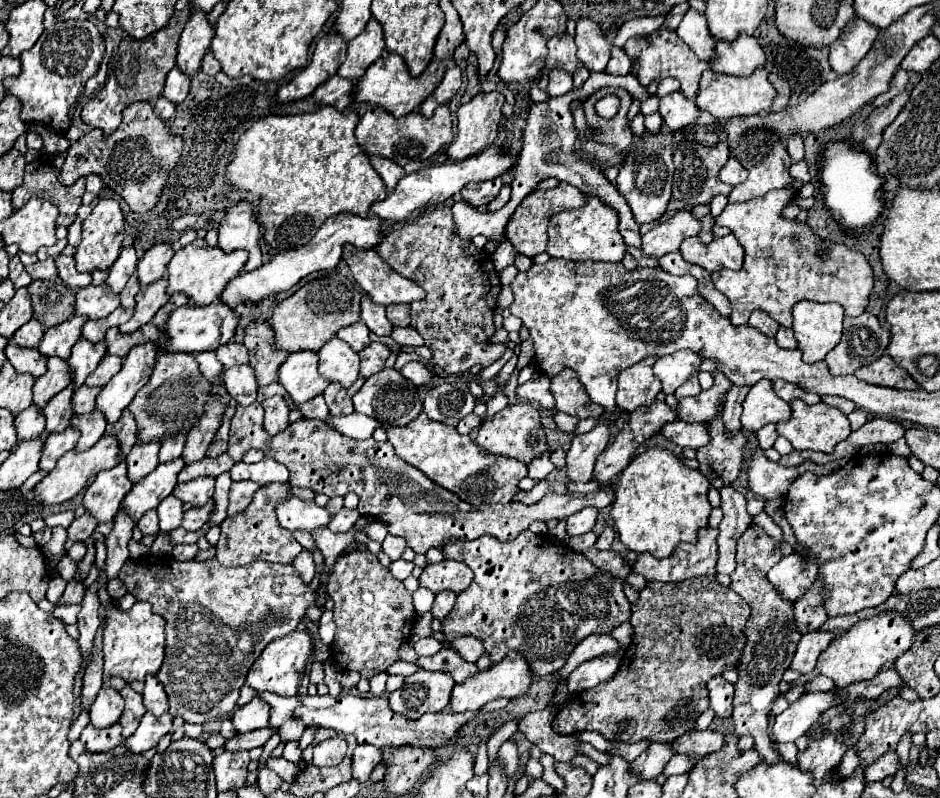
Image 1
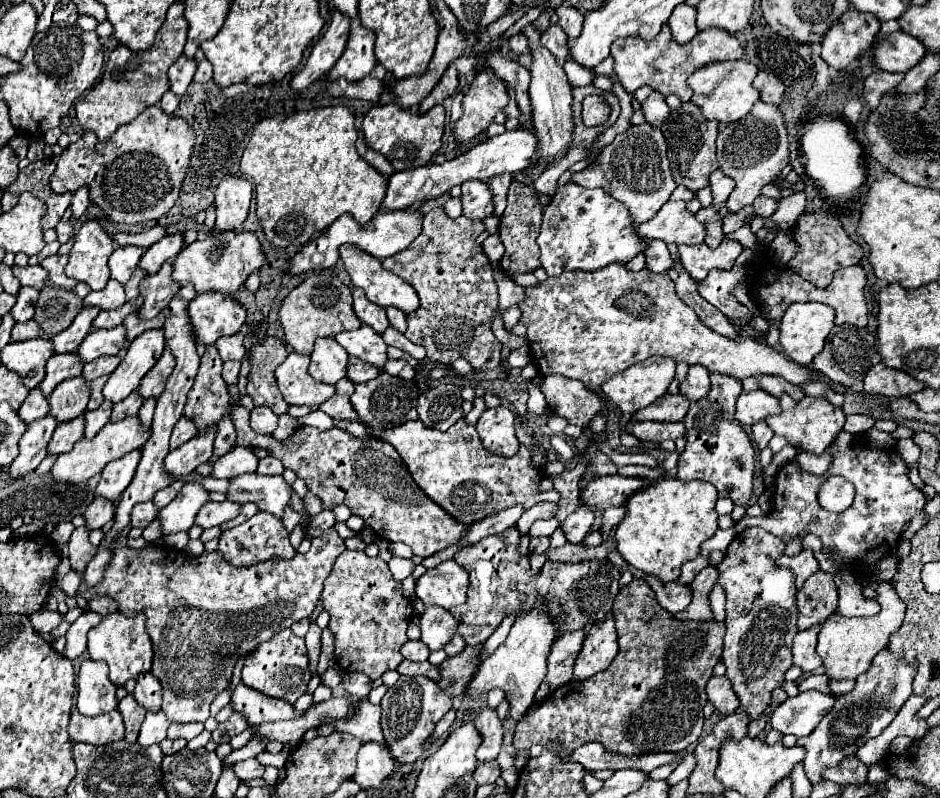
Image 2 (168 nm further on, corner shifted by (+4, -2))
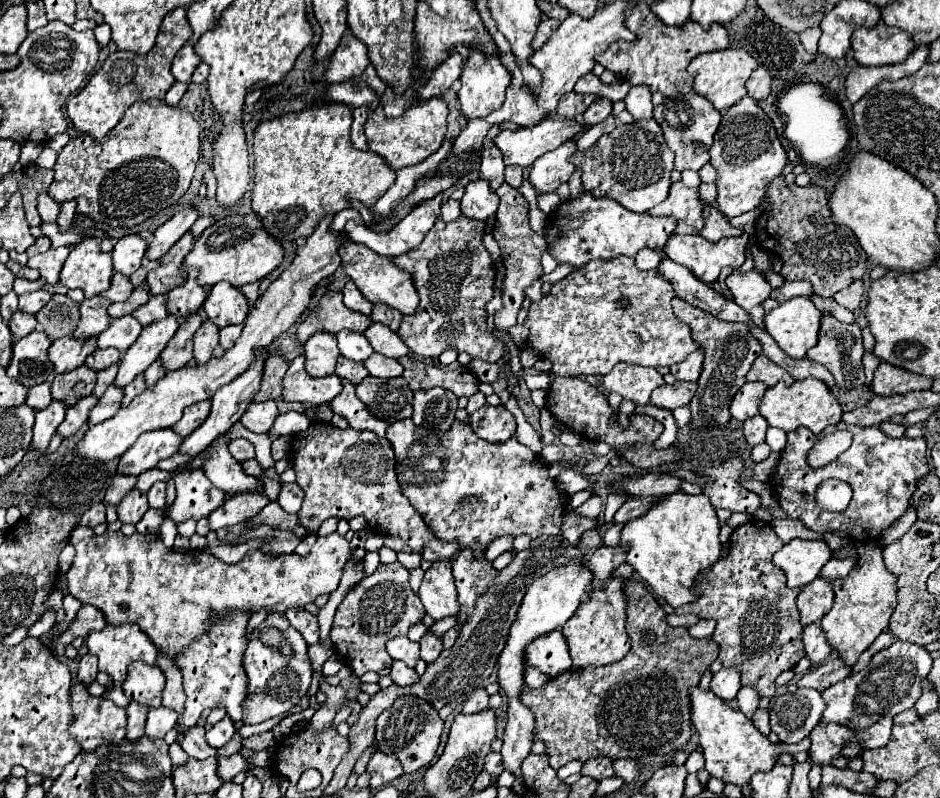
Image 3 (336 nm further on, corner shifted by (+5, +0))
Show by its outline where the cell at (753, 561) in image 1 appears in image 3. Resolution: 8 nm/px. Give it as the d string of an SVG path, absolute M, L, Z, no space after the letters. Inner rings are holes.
M751 518L737 530L733 530L729 540L729 554L721 558L713 568L711 574L705 576L703 582L703 596L693 604L685 604L677 608L677 614L697 614L699 618L713 618L717 622L713 632L713 642L719 646L719 658L723 666L737 666L741 670L741 684L743 686L755 686L761 696L773 696L775 694L775 678L783 672L793 668L803 656L803 642L801 632L803 626L799 622L799 610L795 604L799 588L787 588L783 572L773 566L771 556L783 546L779 536L773 532L771 524Z

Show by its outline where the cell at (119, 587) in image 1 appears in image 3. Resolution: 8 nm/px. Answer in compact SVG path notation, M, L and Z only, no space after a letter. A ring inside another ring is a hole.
M81 606L81 610L77 612L77 618L73 620L73 624L59 636L59 642L55 644L53 652L57 656L65 656L65 648L77 638L87 638L87 634L91 630L103 630L105 622L103 622L103 614L99 614L99 610L95 610L95 606Z

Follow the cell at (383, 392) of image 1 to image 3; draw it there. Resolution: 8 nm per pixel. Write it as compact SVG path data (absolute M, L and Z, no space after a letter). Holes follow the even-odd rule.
M367 376L357 386L357 396L369 408L369 412L381 420L395 422L411 418L413 392L403 378L383 380Z

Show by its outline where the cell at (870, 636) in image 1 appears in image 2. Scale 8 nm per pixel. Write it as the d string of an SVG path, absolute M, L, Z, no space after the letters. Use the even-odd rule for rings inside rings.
M876 580L872 584L864 586L864 594L868 598L876 598L880 602L880 612L874 616L848 618L832 614L824 624L818 634L818 646L816 654L822 658L826 676L830 680L856 680L860 672L866 672L872 666L874 656L884 650L890 642L890 636L900 630L902 620L904 620L904 610L906 604L896 596L896 590L892 588L890 582Z

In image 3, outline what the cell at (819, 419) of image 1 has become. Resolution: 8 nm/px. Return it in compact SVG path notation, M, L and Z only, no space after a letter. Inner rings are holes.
M807 378L807 380L795 380L791 386L779 382L773 388L767 388L759 404L759 414L767 420L769 426L781 428L785 432L805 426L813 434L821 434L823 428L827 428L829 424L837 424L841 420L843 410L825 382L817 378Z

